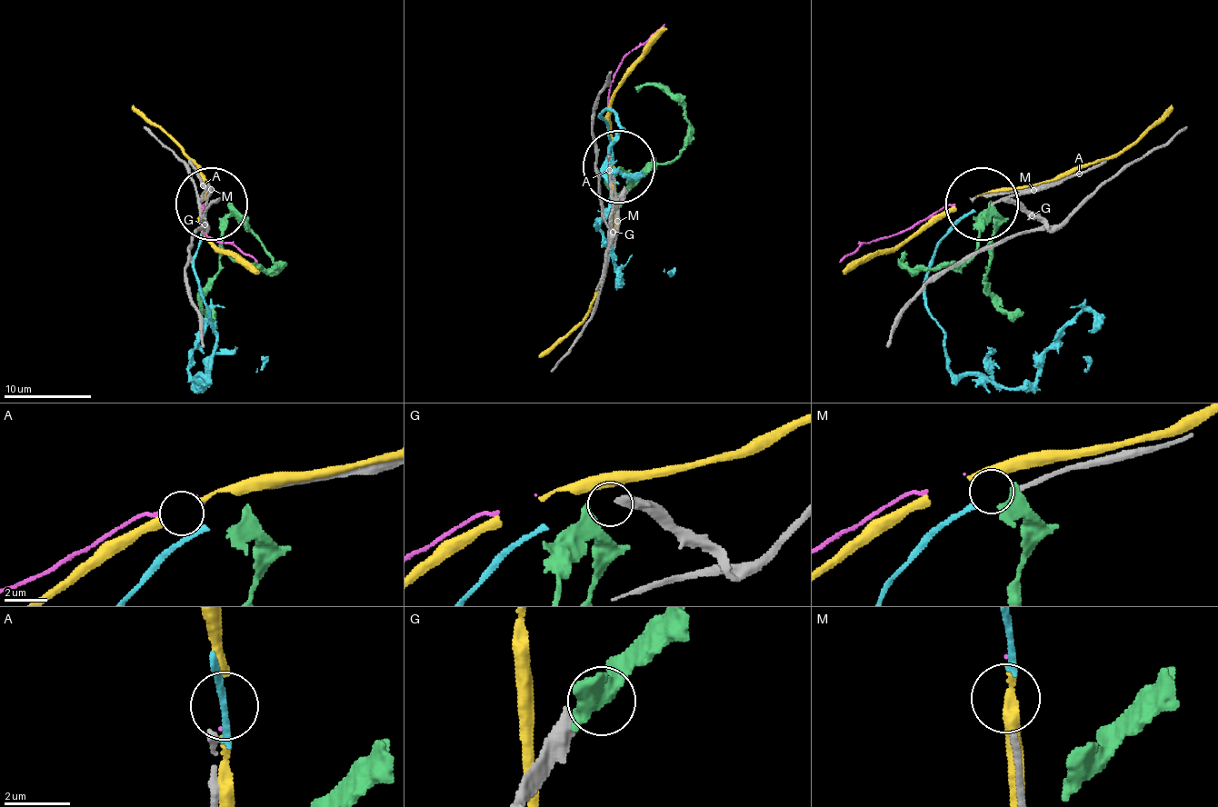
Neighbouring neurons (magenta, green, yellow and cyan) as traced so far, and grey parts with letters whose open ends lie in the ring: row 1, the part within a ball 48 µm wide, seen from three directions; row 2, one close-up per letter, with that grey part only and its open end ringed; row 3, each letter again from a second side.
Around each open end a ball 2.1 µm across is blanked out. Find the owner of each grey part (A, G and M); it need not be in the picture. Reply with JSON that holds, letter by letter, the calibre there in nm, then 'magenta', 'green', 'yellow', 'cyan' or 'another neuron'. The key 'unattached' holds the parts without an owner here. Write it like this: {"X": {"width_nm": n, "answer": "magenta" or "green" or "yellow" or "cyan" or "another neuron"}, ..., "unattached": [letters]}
{"A": {"width_nm": 220, "answer": "another neuron"}, "G": {"width_nm": 480, "answer": "green"}, "M": {"width_nm": 240, "answer": "cyan"}, "unattached": ["A"]}

